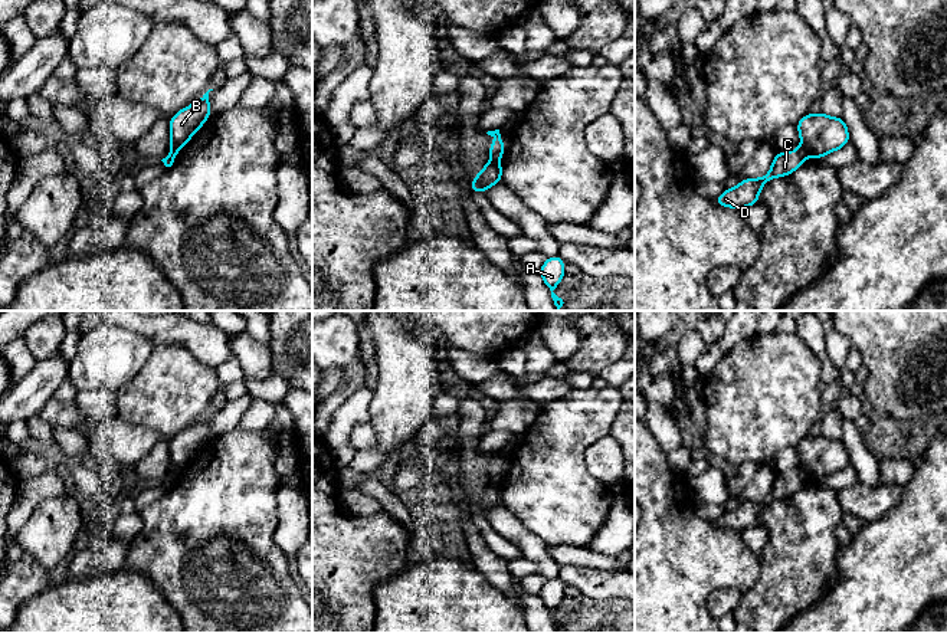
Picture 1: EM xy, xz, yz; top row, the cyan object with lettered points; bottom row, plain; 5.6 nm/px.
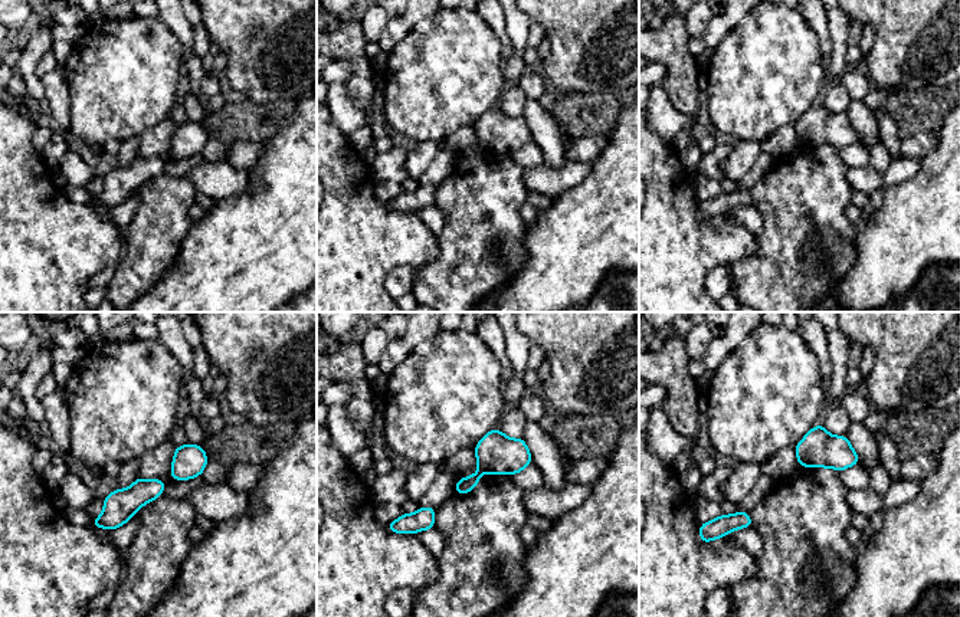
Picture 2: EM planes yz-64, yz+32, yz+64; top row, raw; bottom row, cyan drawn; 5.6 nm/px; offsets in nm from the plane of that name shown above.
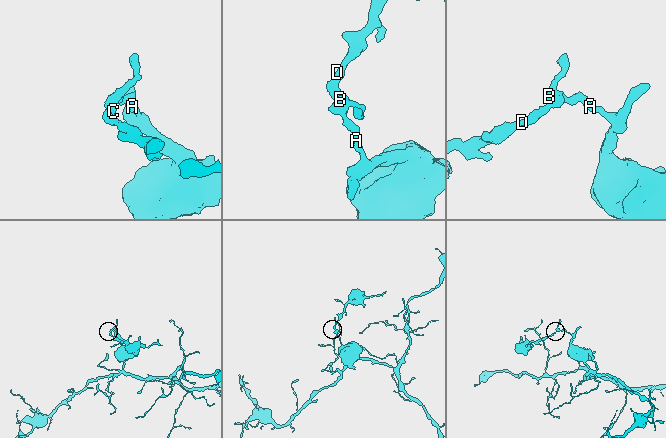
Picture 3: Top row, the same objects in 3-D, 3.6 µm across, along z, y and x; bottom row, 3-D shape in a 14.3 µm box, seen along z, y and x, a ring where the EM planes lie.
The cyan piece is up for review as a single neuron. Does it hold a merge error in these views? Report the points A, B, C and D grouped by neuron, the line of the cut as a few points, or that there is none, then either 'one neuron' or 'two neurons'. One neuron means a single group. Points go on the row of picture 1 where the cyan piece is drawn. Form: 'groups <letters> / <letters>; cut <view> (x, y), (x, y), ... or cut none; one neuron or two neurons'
groups A B / C D; cut xz (498, 157), (492, 160); two neurons

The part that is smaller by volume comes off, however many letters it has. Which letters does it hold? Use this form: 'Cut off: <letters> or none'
Cut off: C, D

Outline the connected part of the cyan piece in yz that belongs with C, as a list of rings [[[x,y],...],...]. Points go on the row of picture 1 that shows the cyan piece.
[[[794,148],[790,152],[776,152],[770,171],[761,178],[741,180],[740,184],[731,190],[724,190],[722,194],[714,200],[718,206],[733,207],[741,210],[744,207],[758,203],[758,193],[767,181],[774,177],[784,177],[799,168],[806,160],[806,154]]]

